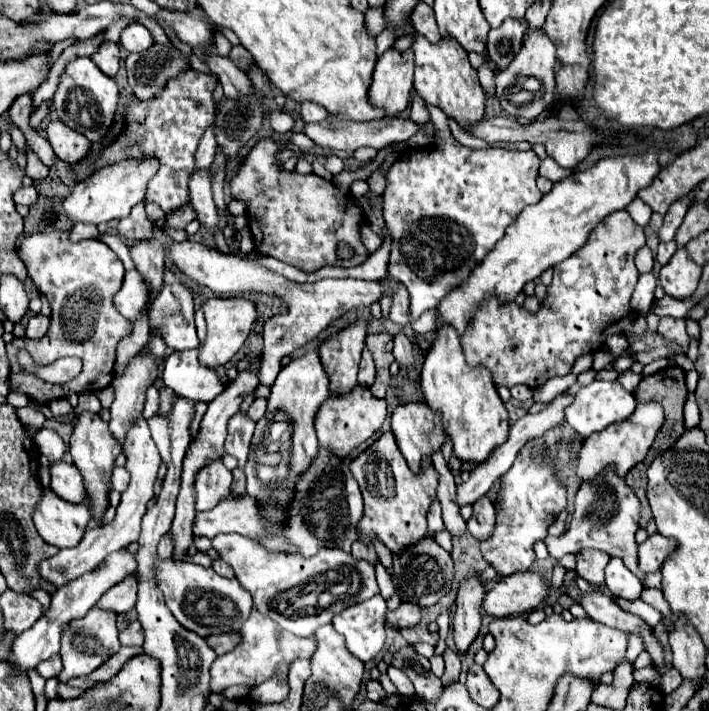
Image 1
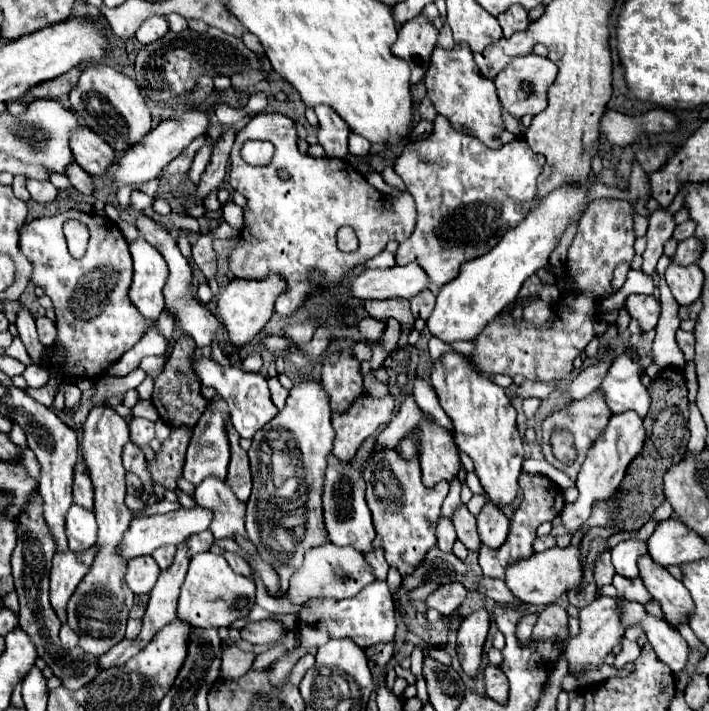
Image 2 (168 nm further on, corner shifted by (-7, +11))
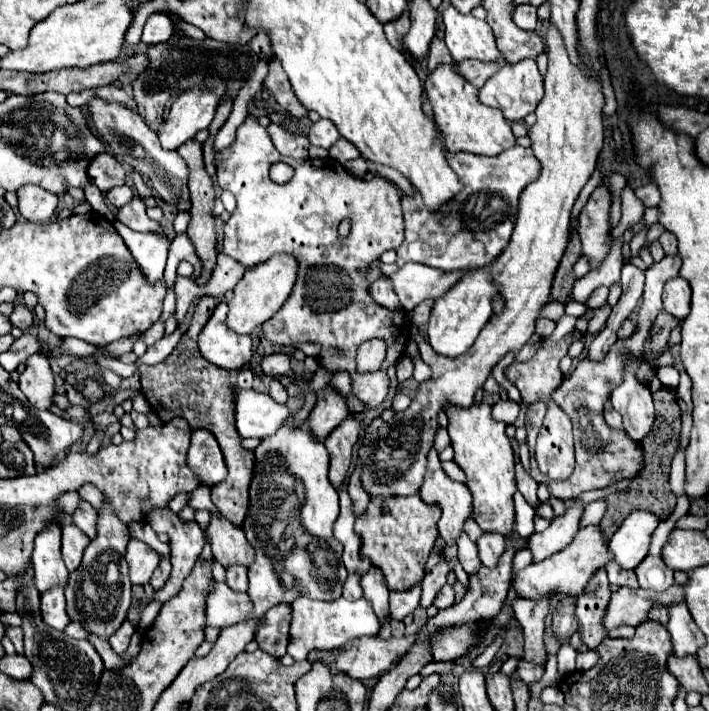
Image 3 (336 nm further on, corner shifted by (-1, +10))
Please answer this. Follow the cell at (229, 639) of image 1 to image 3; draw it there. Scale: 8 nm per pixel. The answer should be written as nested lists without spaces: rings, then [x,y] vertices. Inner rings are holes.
[[[280,603],[280,605],[272,607],[264,615],[264,625],[254,635],[260,649],[266,651],[268,655],[272,655],[274,659],[280,659],[286,655],[290,613],[292,613],[292,609],[288,603]]]

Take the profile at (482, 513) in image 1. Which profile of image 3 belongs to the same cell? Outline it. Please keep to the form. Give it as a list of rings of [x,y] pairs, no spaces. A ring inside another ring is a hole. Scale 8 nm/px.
[[[496,533],[482,535],[478,539],[478,553],[480,553],[482,565],[492,569],[498,563],[500,555],[504,553],[504,547],[506,547],[506,539],[502,535],[496,535]]]

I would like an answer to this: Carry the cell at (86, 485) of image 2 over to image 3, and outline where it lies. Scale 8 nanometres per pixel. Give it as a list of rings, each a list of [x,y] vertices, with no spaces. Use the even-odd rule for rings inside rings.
[[[82,501],[80,507],[72,513],[72,523],[90,539],[96,537],[96,521],[98,521],[98,513],[88,501]]]

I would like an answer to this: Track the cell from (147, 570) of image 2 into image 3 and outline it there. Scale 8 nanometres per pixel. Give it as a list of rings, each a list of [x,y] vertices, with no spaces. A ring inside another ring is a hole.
[[[130,539],[128,551],[126,551],[126,561],[130,565],[130,581],[134,585],[144,585],[150,581],[154,569],[158,567],[160,555],[144,541]]]

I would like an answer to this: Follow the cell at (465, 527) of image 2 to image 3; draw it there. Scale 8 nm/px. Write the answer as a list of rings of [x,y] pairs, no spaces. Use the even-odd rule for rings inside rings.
[[[464,533],[464,535],[460,537],[460,541],[458,541],[458,559],[460,559],[460,563],[462,563],[462,567],[464,567],[464,571],[466,571],[468,575],[476,575],[478,569],[482,567],[480,557],[478,557],[478,549],[476,549],[476,545],[468,539],[466,533]]]

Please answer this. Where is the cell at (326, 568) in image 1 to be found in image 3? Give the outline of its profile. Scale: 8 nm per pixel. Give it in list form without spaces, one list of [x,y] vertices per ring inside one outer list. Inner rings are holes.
[[[348,575],[348,581],[344,583],[344,597],[348,601],[356,601],[362,597],[362,587],[358,585],[358,575]]]

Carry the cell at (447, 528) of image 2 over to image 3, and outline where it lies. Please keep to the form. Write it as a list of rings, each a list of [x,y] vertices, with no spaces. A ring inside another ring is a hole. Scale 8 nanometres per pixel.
[[[442,561],[438,563],[424,579],[422,579],[422,597],[420,597],[420,607],[428,609],[436,597],[436,593],[444,587],[446,583],[446,575],[448,575],[448,563]]]

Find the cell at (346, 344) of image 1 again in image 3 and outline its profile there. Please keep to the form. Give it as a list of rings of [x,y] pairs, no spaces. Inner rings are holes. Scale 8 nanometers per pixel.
[[[320,391],[318,403],[310,413],[308,427],[312,431],[312,437],[316,441],[324,441],[336,425],[340,425],[348,417],[348,407],[344,397],[340,397],[334,391]]]

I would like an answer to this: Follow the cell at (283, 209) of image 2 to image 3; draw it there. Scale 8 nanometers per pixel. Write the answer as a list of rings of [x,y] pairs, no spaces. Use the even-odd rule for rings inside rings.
[[[248,115],[246,121],[238,127],[236,141],[216,153],[216,177],[222,189],[228,189],[236,197],[236,211],[224,225],[224,253],[240,261],[244,267],[254,267],[260,261],[266,261],[268,257],[276,253],[288,253],[298,259],[298,281],[290,293],[290,299],[262,325],[264,337],[272,345],[292,345],[296,341],[308,341],[320,345],[320,353],[316,355],[316,361],[336,373],[346,371],[352,379],[352,393],[368,407],[378,407],[384,397],[388,395],[388,375],[386,369],[390,365],[396,365],[396,361],[404,355],[406,343],[410,339],[410,327],[412,321],[408,313],[404,311],[392,311],[382,305],[378,305],[366,283],[366,273],[372,261],[376,261],[384,251],[398,249],[404,241],[404,219],[402,219],[402,207],[400,207],[400,191],[396,185],[392,185],[384,177],[374,177],[370,181],[352,177],[338,161],[326,157],[326,159],[306,159],[296,161],[292,157],[284,157],[276,151],[274,143],[270,141],[268,131],[258,125],[254,115]],[[284,161],[294,169],[294,177],[278,185],[268,177],[268,171],[274,163]],[[350,217],[352,219],[352,231],[346,239],[340,239],[338,235],[338,223]],[[380,337],[388,345],[386,359],[382,363],[382,369],[376,373],[358,375],[356,371],[356,349],[360,343]]]

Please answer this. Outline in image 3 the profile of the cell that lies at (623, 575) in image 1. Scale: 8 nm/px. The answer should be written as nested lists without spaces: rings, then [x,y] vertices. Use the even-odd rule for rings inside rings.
[[[648,511],[630,513],[624,519],[620,529],[610,539],[610,549],[620,567],[634,569],[642,563],[642,559],[648,555],[650,537],[658,527],[658,523],[660,519]]]

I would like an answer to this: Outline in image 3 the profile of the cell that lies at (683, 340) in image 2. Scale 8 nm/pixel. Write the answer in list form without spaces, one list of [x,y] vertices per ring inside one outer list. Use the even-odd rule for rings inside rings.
[[[680,371],[680,385],[678,385],[678,397],[686,403],[686,407],[688,407],[688,413],[692,411],[692,399],[690,399],[690,389],[692,389],[692,383],[690,383],[690,377],[684,373],[684,371]]]

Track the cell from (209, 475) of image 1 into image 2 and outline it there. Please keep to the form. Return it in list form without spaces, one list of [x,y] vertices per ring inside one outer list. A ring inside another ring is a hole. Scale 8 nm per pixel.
[[[208,476],[196,488],[194,500],[204,508],[214,508],[214,520],[210,524],[210,530],[216,538],[234,538],[234,532],[242,532],[242,536],[246,536],[246,504],[236,498],[226,480]]]

